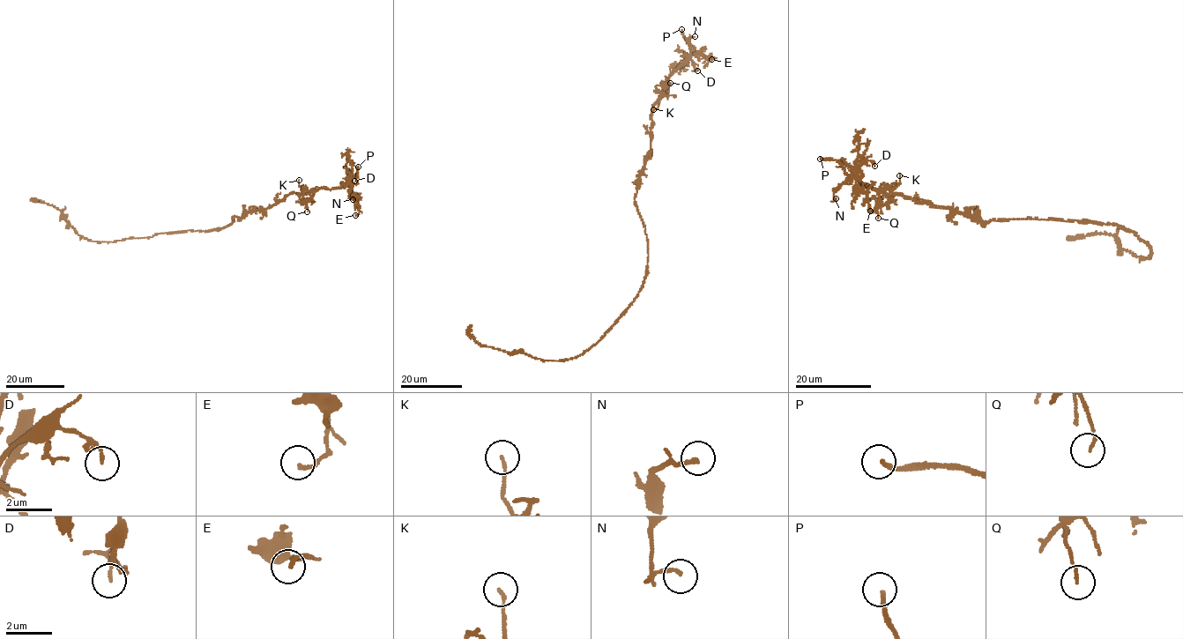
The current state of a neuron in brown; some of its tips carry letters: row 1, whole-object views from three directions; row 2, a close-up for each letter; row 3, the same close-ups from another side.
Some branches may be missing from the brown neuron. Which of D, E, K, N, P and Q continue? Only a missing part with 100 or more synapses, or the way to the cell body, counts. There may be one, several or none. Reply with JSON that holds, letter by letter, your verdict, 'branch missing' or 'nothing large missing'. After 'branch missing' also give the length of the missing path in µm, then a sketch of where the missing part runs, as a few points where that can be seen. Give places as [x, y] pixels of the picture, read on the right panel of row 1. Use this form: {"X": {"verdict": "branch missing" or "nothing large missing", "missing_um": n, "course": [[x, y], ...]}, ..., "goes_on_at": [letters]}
{"D": {"verdict": "nothing large missing"}, "E": {"verdict": "nothing large missing"}, "K": {"verdict": "nothing large missing"}, "N": {"verdict": "nothing large missing"}, "P": {"verdict": "branch missing", "missing_um": 50}, "Q": {"verdict": "nothing large missing"}, "goes_on_at": ["P"]}

